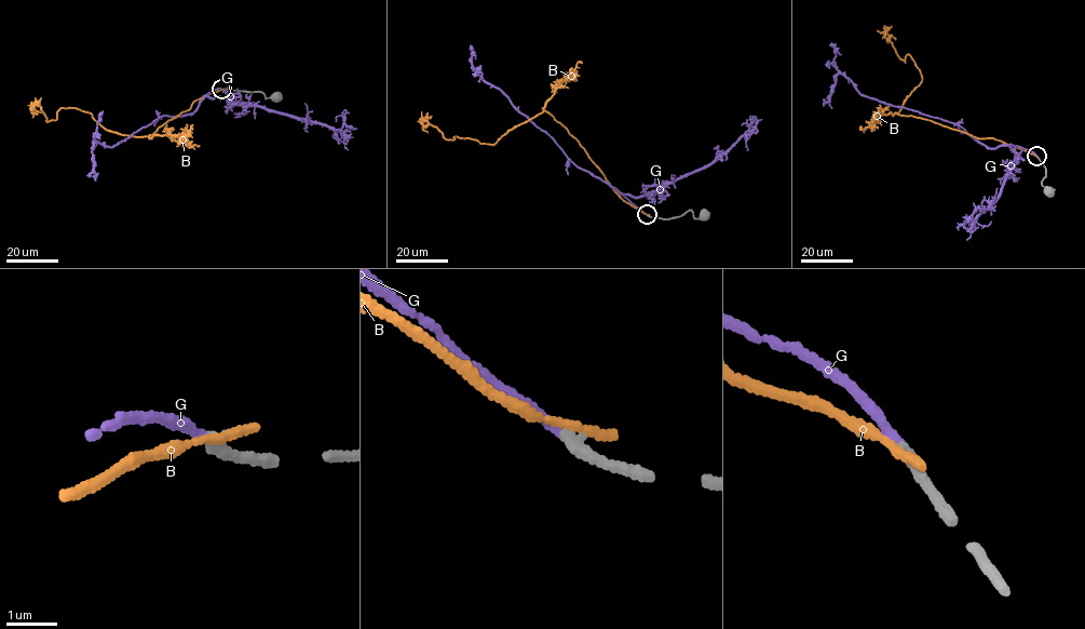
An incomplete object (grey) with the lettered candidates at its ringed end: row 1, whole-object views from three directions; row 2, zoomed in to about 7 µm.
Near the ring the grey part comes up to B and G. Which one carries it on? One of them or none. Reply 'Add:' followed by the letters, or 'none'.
Add: G

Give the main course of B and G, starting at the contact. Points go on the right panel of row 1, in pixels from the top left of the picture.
B: (1036, 157), (994, 138), (975, 137), (898, 114), (922, 80), (909, 54), (905, 62), (900, 58), (883, 25)
G: (1036, 156), (1008, 144), (993, 148), (986, 146), (957, 124), (864, 96), (839, 74), (828, 102), (832, 108)

